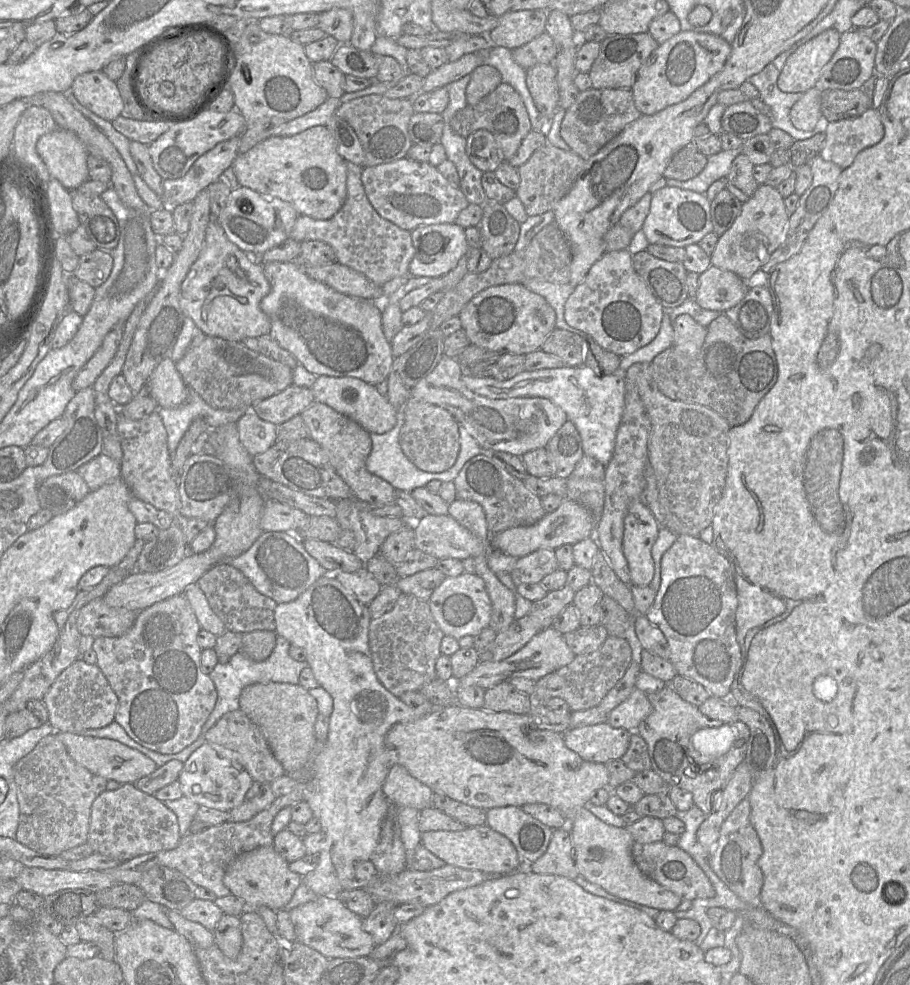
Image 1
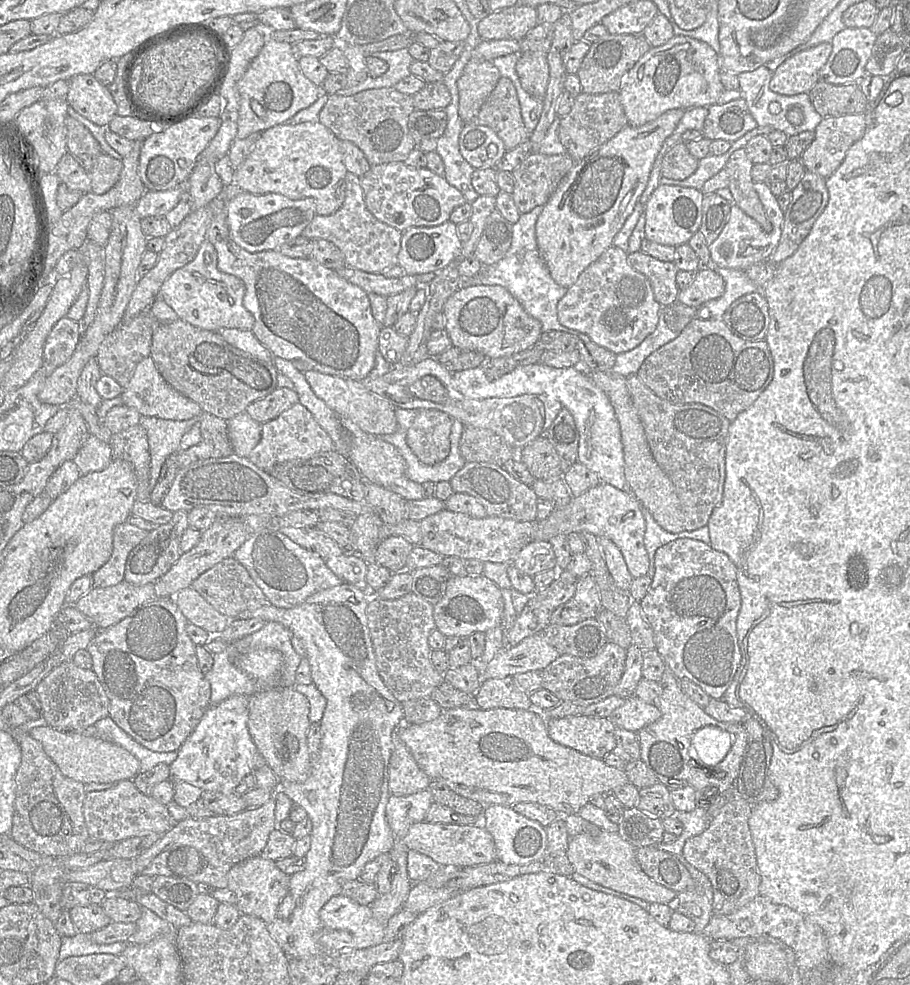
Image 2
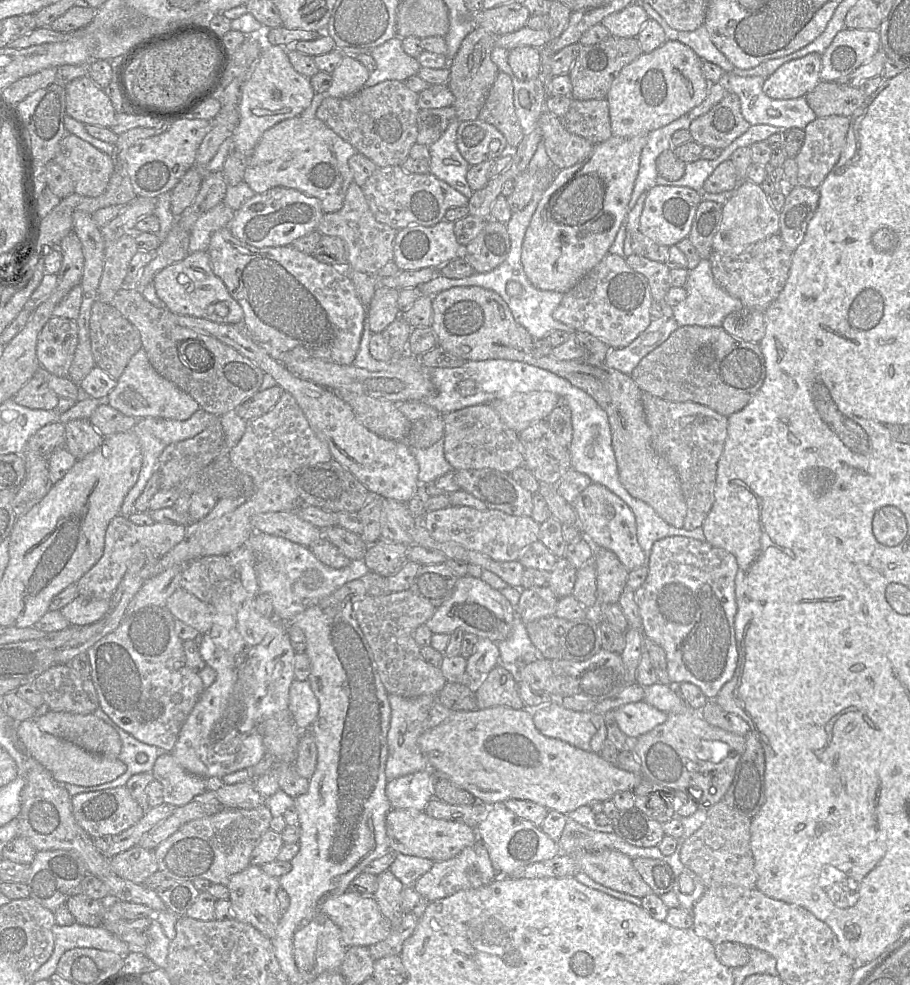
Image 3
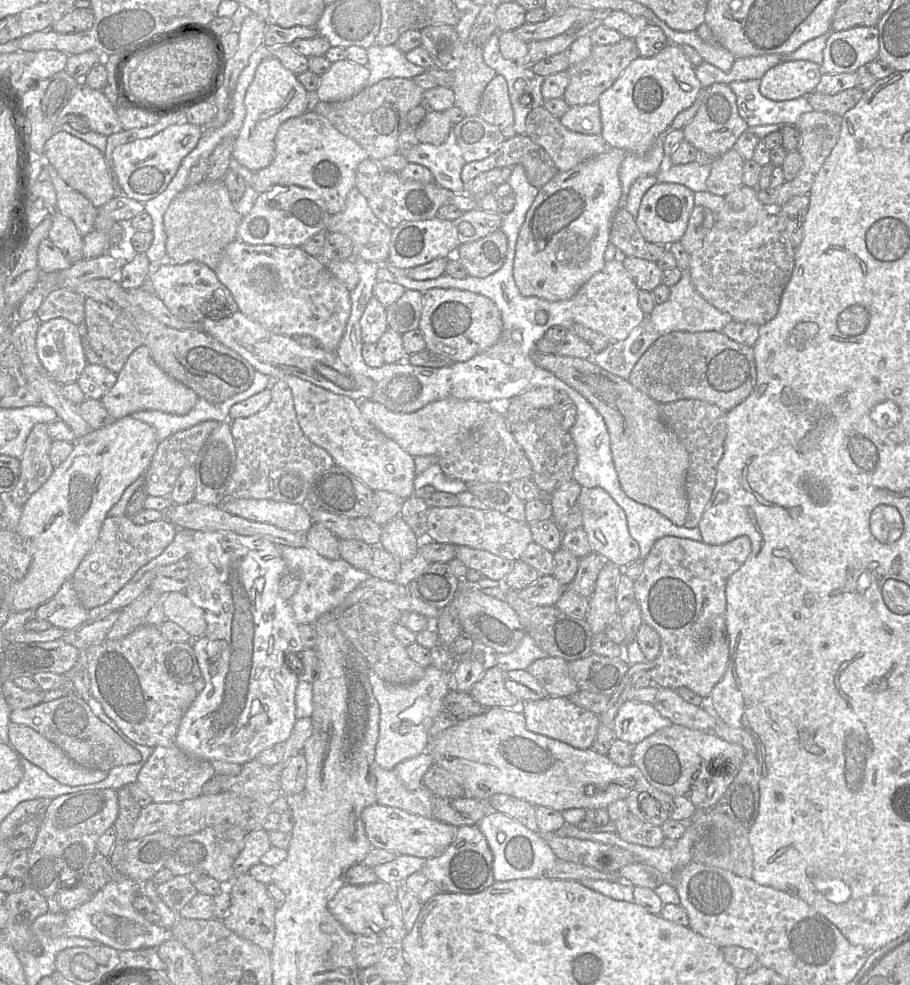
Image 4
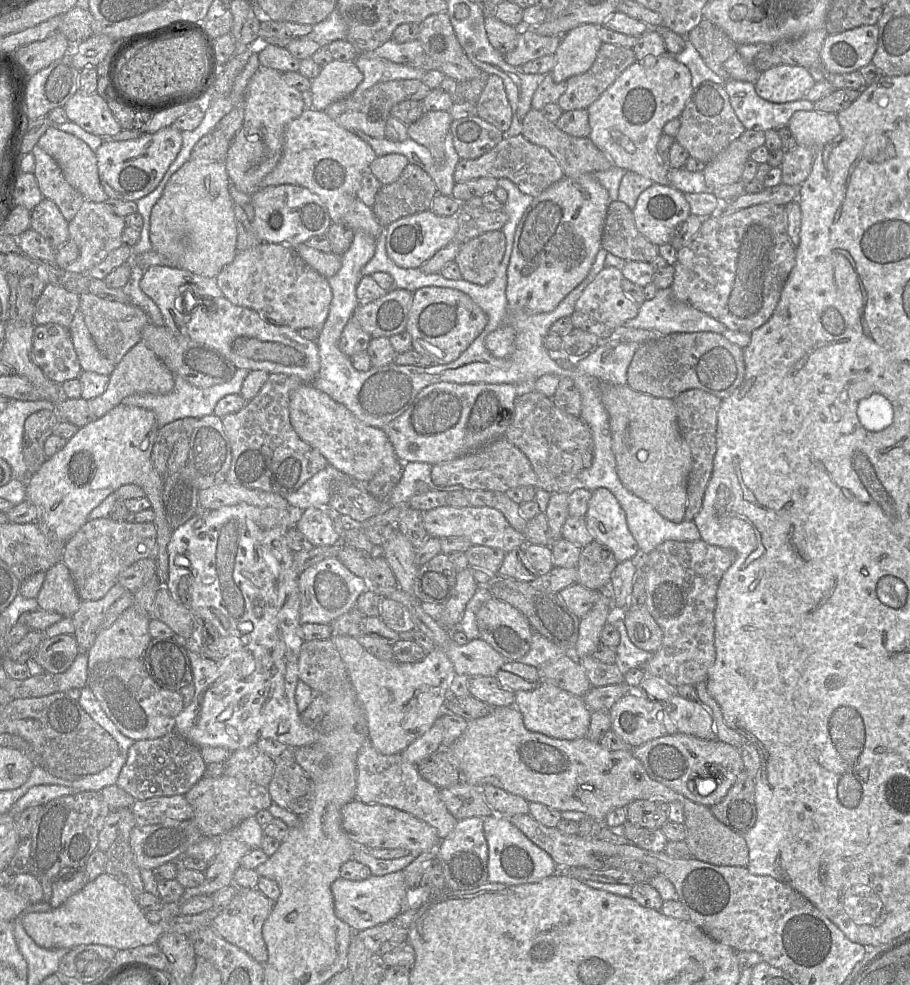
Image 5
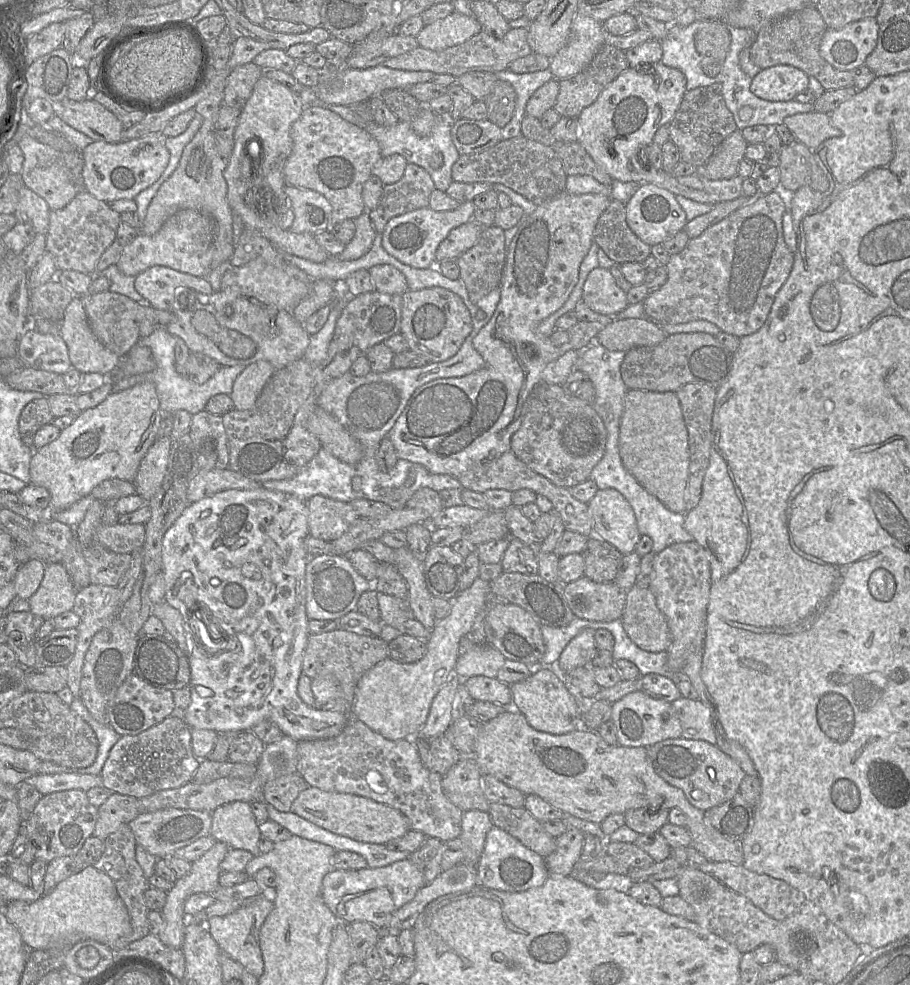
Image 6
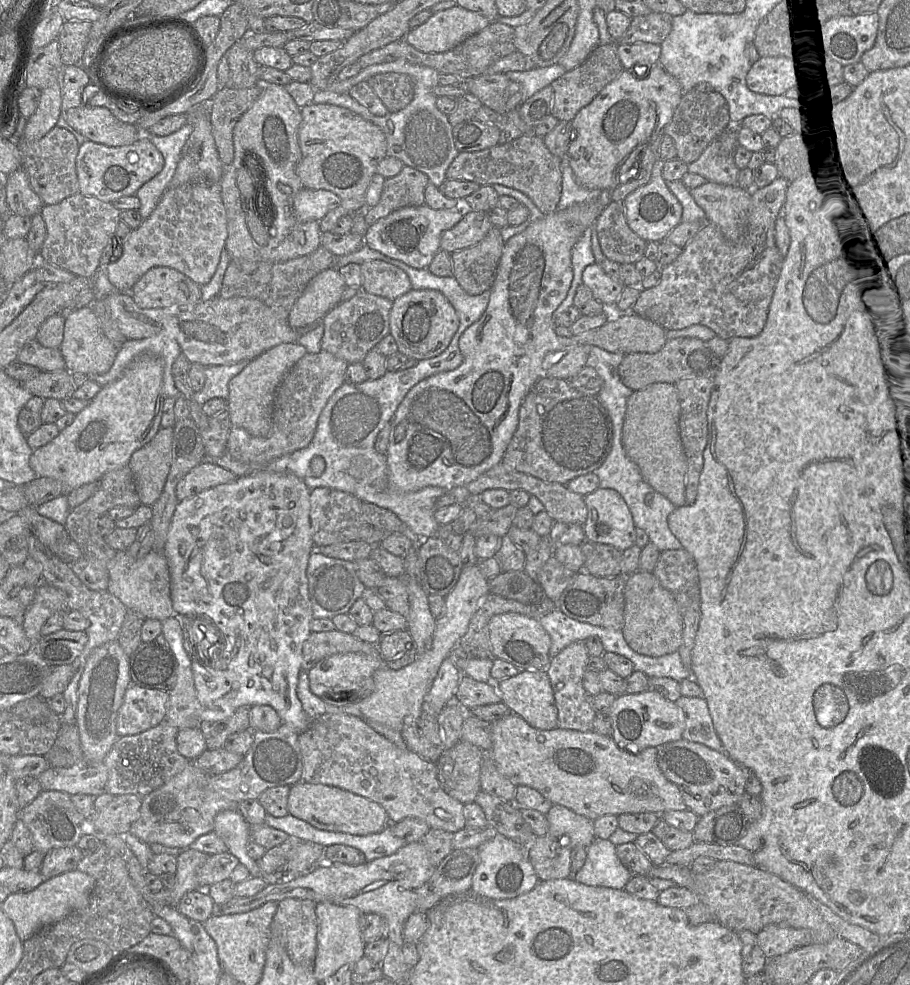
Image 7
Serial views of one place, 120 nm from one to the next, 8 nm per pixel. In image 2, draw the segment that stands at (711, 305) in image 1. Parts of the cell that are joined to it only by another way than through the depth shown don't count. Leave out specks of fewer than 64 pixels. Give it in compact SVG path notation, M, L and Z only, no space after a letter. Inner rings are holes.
M702 267L696 272L694 281L678 294L677 301L695 308L705 302L721 297L725 292L725 282L716 271Z

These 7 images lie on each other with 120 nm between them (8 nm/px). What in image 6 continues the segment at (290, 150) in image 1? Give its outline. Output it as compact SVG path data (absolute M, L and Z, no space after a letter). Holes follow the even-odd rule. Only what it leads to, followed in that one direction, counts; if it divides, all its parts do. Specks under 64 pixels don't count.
M307 105L290 126L292 151L283 167L286 185L314 190L330 202L329 229L344 220L355 220L366 212L362 198L364 183L382 159L376 139L338 114L317 105Z

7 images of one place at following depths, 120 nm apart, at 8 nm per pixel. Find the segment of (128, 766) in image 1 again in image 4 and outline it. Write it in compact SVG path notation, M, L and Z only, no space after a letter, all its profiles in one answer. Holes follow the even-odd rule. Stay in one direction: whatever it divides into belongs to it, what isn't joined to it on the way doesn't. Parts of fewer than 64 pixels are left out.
M10 723L8 736L11 746L49 776L68 786L93 784L104 780L108 772L82 767L71 760L58 746L34 729Z

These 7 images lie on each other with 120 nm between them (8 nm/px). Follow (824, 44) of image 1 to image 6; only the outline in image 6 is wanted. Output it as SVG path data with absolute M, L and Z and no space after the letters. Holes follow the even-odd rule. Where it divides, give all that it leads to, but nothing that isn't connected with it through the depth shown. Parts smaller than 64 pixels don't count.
M777 65L762 69L752 78L751 92L767 101L790 101L806 91L809 77L790 65Z

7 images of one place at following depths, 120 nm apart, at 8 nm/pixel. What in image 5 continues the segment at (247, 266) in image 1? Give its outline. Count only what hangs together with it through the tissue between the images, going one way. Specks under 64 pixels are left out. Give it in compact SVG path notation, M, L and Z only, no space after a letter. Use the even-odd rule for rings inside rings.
M150 266L140 280L140 288L159 307L165 326L175 335L187 335L187 311L194 306L202 307L199 299L224 297L216 278L200 276L180 267Z

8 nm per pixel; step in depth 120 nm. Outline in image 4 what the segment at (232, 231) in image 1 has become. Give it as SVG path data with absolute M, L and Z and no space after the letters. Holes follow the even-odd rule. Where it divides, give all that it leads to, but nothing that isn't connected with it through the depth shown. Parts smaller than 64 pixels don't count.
M297 185L274 187L259 194L251 211L242 217L237 238L251 245L301 247L313 235L326 231L330 216L316 191Z

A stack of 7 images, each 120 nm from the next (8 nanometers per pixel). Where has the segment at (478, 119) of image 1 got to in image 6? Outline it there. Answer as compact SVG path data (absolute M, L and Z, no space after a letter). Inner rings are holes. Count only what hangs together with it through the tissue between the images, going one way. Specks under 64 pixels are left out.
M497 80L484 103L487 108L487 119L502 129L513 115L516 91L509 82Z

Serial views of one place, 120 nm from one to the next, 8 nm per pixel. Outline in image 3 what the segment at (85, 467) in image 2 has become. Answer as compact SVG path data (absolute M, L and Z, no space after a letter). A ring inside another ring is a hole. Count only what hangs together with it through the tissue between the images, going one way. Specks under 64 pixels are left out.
M75 419L65 423L65 430L64 446L77 460L95 451L105 437L86 419Z

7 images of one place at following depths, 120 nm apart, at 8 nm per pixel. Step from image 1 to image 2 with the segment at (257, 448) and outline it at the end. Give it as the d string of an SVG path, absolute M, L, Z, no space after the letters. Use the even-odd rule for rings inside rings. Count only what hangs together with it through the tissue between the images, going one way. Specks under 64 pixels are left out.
M244 411L230 418L227 426L234 454L247 457L261 439L262 424Z

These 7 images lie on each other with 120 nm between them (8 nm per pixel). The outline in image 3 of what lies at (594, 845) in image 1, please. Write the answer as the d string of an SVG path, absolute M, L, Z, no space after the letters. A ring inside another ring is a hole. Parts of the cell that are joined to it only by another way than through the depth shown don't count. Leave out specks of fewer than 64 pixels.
M609 849L601 851L577 851L572 856L578 863L579 871L584 872L592 880L605 887L640 899L653 893L650 886L645 883L634 868L632 858L619 851Z

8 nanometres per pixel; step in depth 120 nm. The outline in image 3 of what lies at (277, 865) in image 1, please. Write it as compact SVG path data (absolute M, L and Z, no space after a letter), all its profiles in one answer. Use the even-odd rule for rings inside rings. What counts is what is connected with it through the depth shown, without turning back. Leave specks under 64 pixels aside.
M249 865L230 877L227 888L233 919L250 924L267 938L273 939L281 916L277 902L279 878L266 874L260 866Z

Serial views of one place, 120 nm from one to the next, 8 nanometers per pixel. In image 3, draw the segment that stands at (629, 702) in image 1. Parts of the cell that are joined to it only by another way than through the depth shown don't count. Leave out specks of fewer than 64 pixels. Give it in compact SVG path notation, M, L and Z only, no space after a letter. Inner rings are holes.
M644 700L625 704L613 711L620 730L631 740L651 731L668 718L667 713Z

